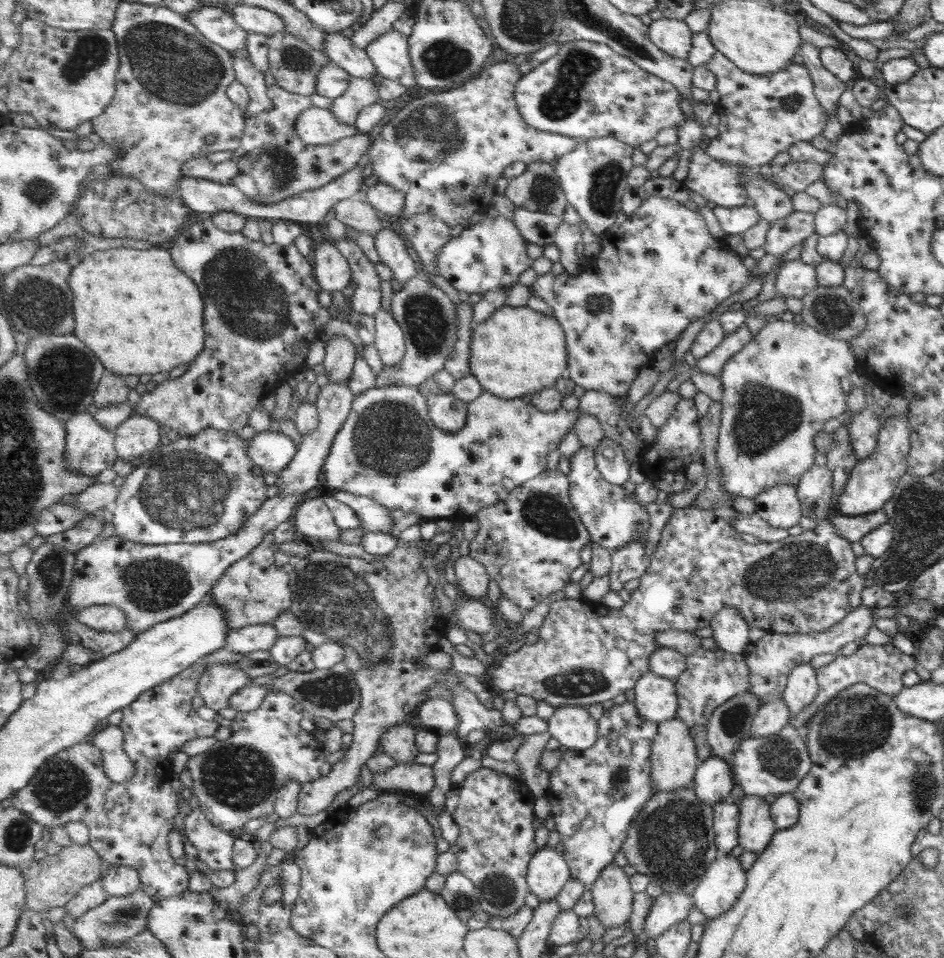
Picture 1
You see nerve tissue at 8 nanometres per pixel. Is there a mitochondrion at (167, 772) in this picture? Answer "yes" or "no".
no

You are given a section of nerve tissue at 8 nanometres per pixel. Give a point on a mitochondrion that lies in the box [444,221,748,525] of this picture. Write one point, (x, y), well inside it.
(598, 304)

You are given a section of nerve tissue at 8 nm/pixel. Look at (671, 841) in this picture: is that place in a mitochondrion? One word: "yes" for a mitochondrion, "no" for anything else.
yes

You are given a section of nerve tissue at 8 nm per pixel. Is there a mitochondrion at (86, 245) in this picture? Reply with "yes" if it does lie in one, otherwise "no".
no

